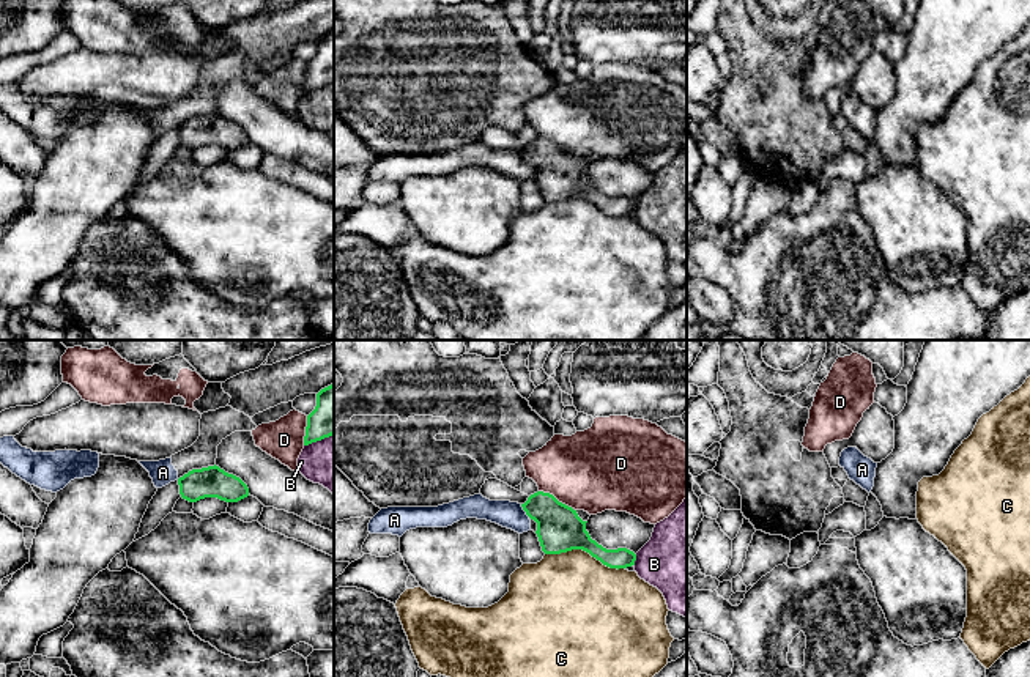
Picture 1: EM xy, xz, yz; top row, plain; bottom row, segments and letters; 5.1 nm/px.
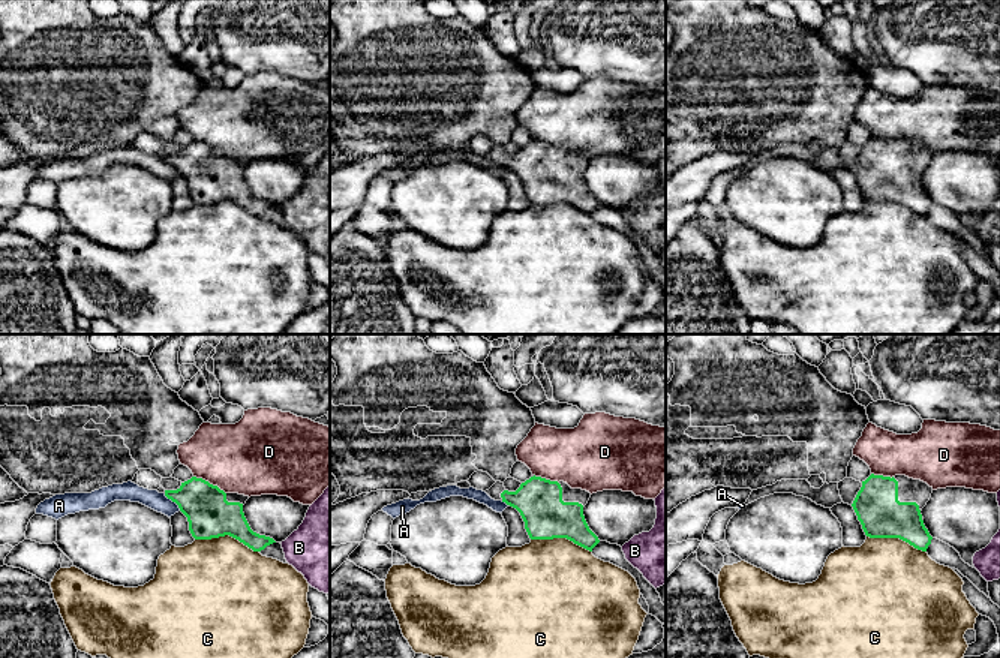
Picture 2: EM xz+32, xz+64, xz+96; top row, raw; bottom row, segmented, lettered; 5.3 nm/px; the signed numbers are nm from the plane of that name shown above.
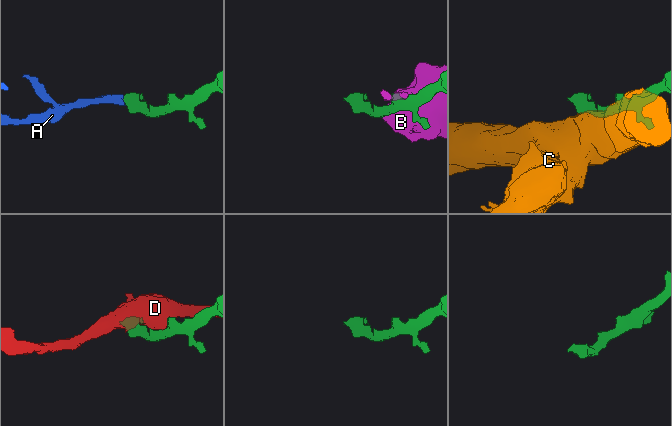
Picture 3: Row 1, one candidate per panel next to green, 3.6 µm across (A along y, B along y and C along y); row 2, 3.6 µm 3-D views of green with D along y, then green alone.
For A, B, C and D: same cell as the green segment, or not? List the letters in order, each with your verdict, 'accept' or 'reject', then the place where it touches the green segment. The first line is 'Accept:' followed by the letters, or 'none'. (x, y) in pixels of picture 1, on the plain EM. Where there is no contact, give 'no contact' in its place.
Accept: none
A: reject; contact xz (523, 156)
B: reject; contact xz (635, 207)
C: reject; contact xz (585, 197)
D: reject; contact xz (555, 145)

